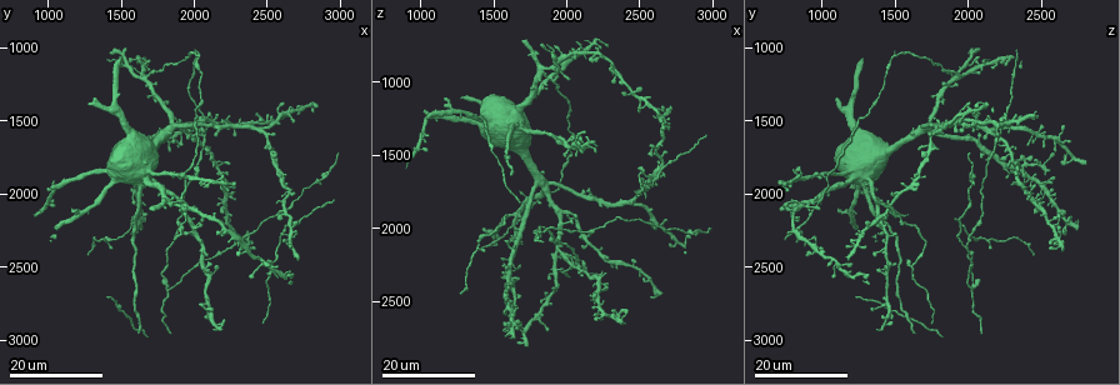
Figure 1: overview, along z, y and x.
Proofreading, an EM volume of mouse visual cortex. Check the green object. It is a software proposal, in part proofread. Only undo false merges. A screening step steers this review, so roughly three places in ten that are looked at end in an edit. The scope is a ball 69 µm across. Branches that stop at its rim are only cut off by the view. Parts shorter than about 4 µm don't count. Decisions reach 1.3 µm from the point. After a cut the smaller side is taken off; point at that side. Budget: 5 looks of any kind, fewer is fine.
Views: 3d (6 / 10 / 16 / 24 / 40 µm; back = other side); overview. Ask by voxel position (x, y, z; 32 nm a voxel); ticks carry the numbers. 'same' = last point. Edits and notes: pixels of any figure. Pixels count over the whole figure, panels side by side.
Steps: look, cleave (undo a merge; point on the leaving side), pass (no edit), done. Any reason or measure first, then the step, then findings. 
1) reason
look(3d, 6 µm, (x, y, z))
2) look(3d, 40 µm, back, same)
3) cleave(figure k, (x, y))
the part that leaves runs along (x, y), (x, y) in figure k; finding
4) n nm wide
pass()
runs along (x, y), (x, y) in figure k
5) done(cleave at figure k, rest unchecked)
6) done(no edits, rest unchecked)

look(3d, 16 µm, (1640, 1180, 1980))

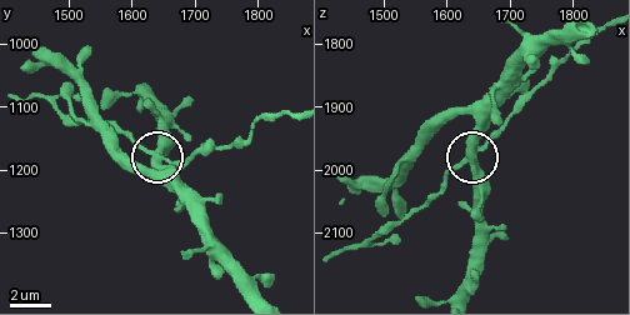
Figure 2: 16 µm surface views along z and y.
closer look
look(3d, 6 µm, (1630, 1175, 1990))

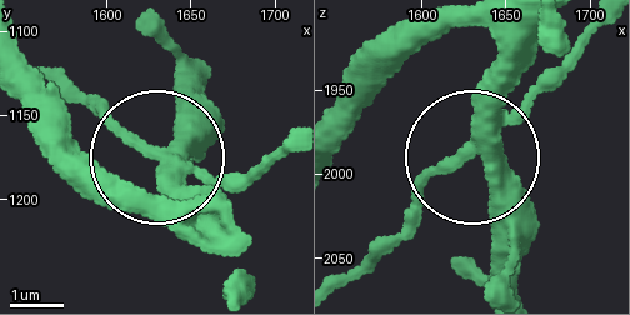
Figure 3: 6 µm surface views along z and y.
from behind
look(3d, 6 µm, back, (1630, 1174, 1988))

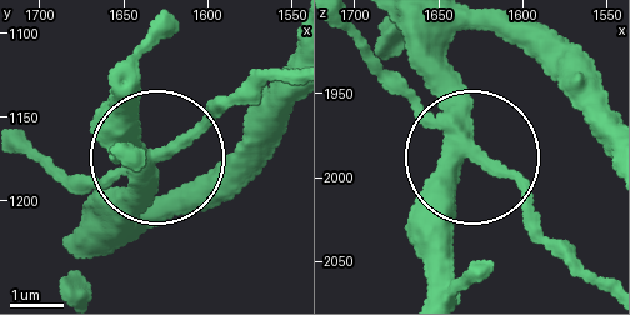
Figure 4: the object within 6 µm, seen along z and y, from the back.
pass()
one neuron here

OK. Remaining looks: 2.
calibre changes
look(3d, 16 µm, (1420, 2300, 2040))

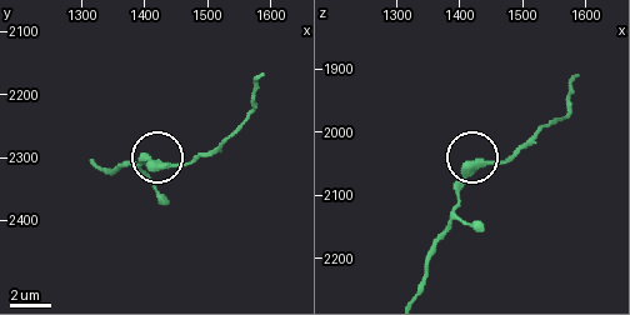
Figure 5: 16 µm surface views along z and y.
look(3d, 6 µm, (1435, 2310, 2050))

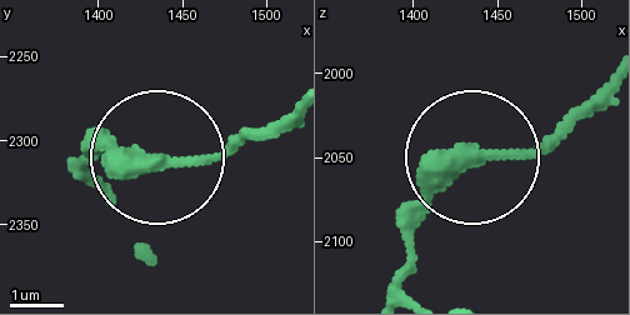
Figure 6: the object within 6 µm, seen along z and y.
pass()
all the same neuron

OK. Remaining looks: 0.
done(no edits, rest unchecked)

